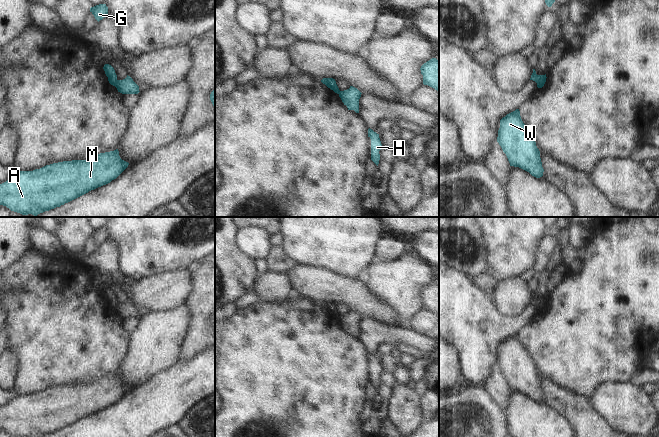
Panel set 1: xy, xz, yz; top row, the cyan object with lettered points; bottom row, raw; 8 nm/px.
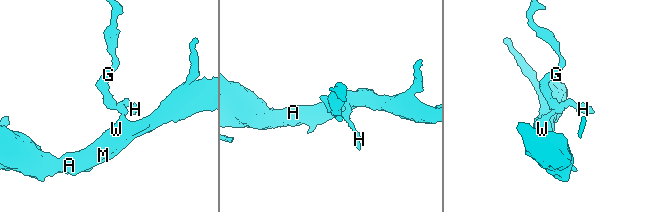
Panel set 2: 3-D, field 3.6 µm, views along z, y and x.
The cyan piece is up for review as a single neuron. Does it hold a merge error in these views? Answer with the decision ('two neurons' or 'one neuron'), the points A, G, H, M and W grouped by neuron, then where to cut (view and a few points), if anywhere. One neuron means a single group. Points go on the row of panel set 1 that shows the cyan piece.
two neurons; groups A H M W / G; cut yz (542, 75), (537, 84)

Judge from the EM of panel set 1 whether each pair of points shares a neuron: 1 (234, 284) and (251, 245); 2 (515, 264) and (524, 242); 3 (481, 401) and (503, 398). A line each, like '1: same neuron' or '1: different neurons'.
1: different neurons
2: same neuron
3: different neurons

